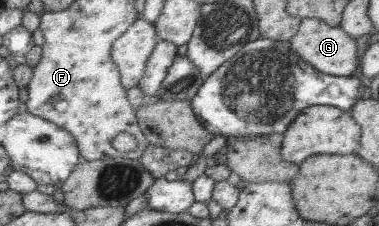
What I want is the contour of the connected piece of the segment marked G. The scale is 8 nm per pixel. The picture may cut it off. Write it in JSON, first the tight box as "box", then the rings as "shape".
{"box":[289,18,363,76],"shape":[[[304,18],[300,22],[300,28],[294,38],[289,41],[290,49],[298,54],[314,69],[323,74],[331,76],[352,76],[353,72],[360,68],[359,60],[363,51],[363,44],[360,40],[348,37],[344,30],[338,27],[326,25],[324,21],[316,18]]]}

